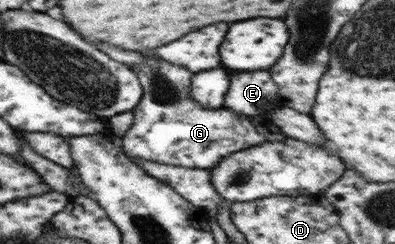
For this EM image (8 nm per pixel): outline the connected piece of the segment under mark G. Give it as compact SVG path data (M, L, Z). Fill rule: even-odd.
M150 52L148 60L154 64L137 64L132 70L137 74L143 88L142 100L131 111L133 124L121 138L121 146L128 159L142 159L172 166L204 168L214 166L232 152L250 148L264 142L280 142L286 136L276 127L268 114L240 116L230 110L204 110L192 101L190 85L192 74L170 62L156 62Z

